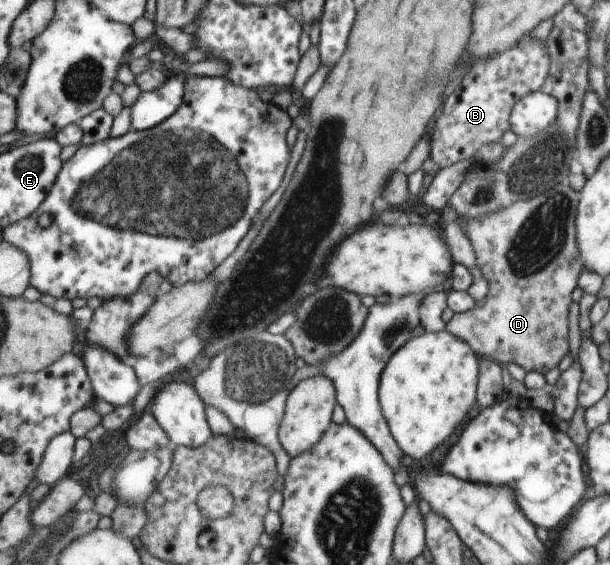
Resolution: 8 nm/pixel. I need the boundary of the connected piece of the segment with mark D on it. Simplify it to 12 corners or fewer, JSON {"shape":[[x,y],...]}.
{"shape":[[577,193],[468,219],[487,283],[444,330],[545,374],[567,350]]}

